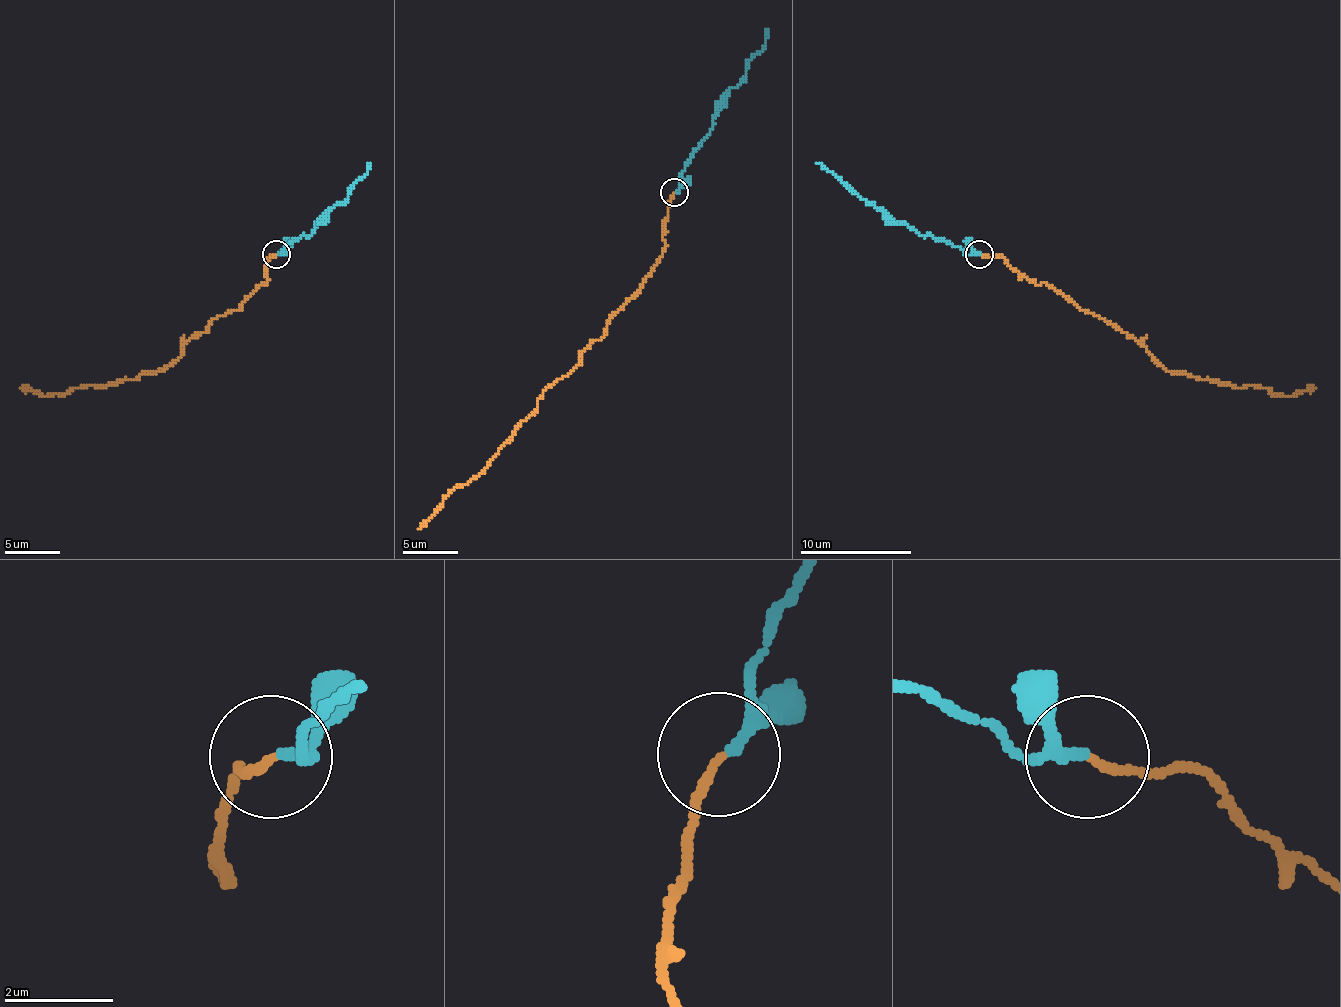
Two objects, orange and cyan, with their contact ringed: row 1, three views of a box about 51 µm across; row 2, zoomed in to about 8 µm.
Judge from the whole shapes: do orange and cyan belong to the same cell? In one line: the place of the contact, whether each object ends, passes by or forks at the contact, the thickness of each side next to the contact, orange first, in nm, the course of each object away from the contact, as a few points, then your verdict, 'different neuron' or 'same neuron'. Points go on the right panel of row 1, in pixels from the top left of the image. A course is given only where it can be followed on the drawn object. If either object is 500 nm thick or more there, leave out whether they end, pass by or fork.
(979, 254) | orange ends | cyan passes by | 150/170 nm | orange via (980, 255), (1002, 257), (1035, 282), (1052, 285), (1132, 335), (1163, 366), (1285, 396), (1316, 388) | cyan via (980, 255), (966, 255), (941, 241), (891, 221), (816, 163) | different neuron

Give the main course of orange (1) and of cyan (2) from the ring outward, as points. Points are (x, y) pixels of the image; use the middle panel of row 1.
1: (673, 193), (662, 234), (665, 248), (634, 295), (565, 376), (543, 393), (498, 454), (418, 529)
2: (676, 193), (690, 154), (709, 132), (718, 104), (743, 79), (768, 29)

